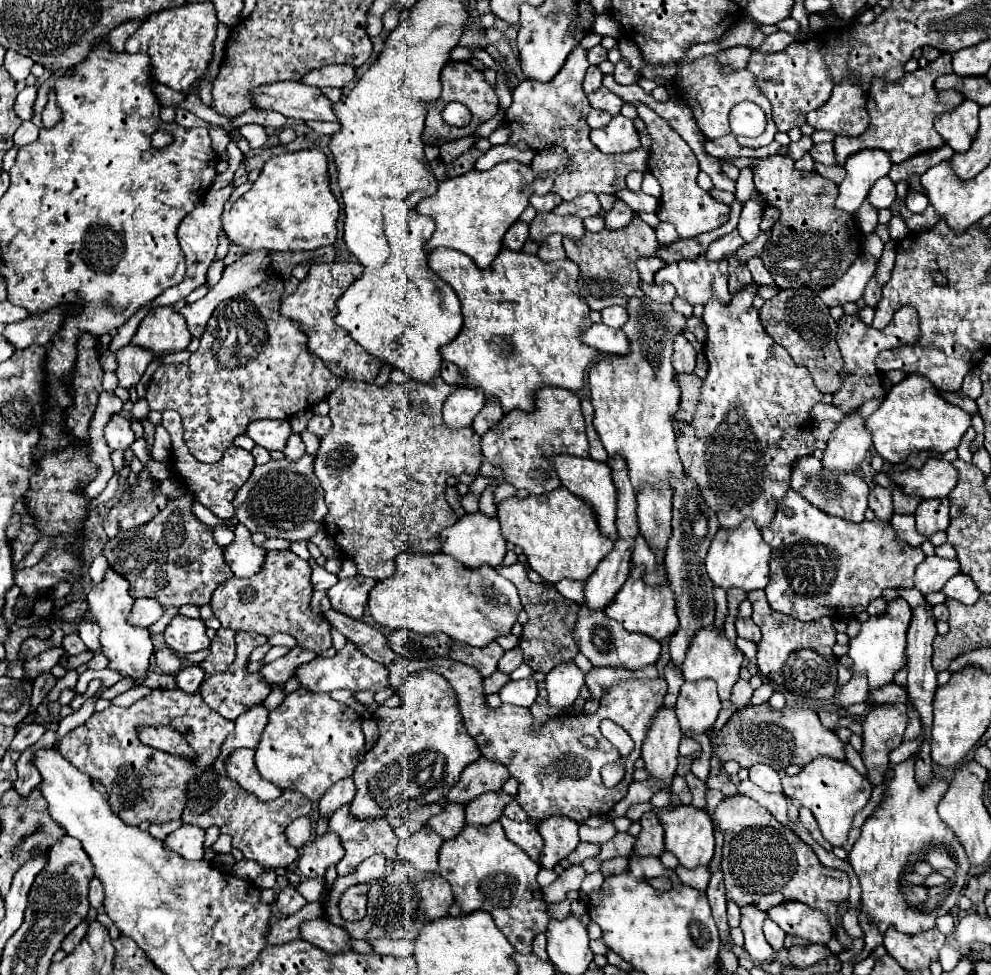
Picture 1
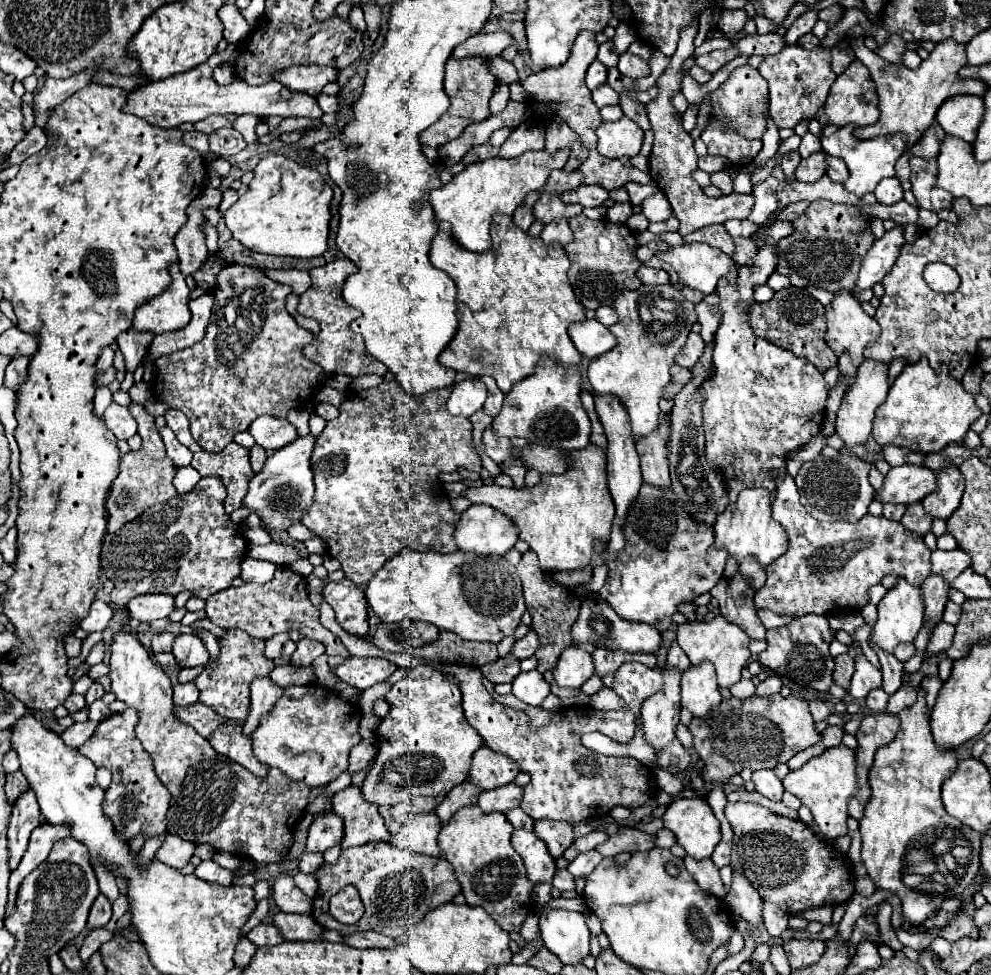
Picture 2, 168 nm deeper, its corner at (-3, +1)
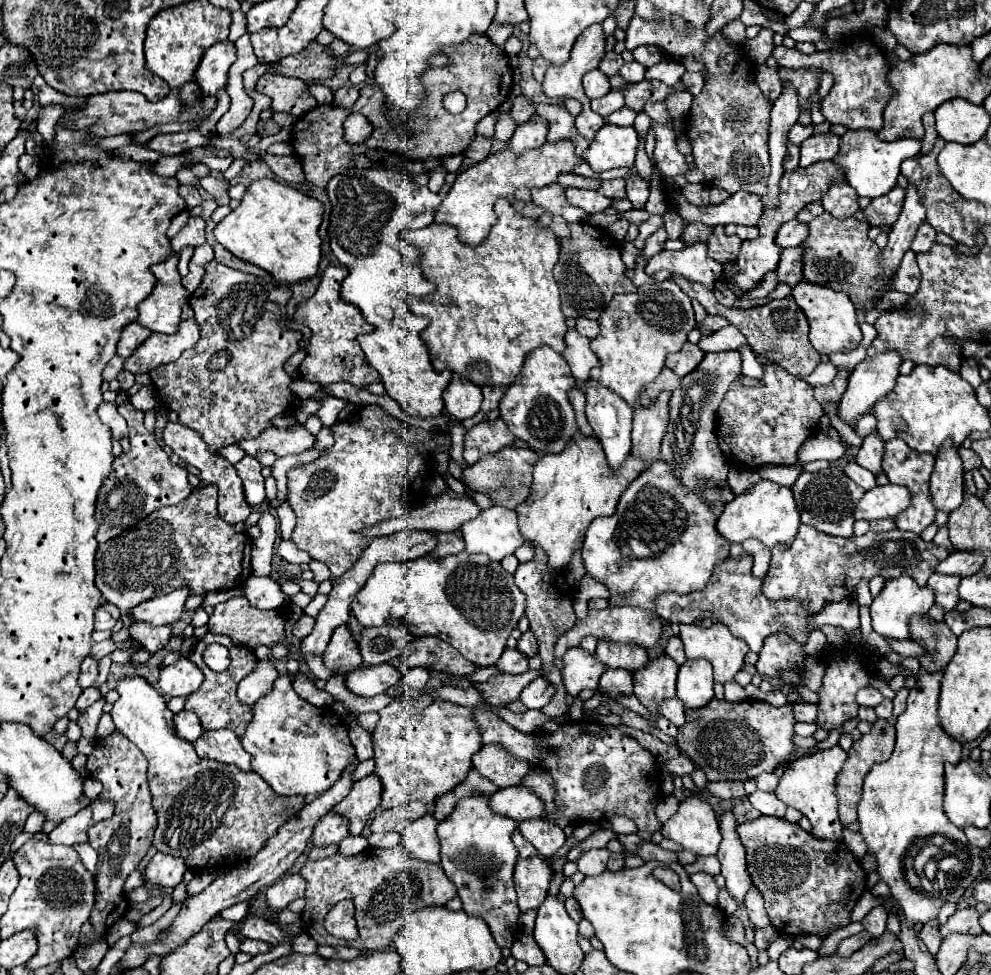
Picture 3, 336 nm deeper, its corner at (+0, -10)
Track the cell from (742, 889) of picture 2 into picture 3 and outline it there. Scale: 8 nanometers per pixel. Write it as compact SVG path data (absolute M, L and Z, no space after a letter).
M724 813L720 821L722 843L718 859L722 863L722 875L726 877L726 889L736 899L738 905L744 905L744 897L752 887L750 875L746 871L746 851L736 835L736 819L732 813Z

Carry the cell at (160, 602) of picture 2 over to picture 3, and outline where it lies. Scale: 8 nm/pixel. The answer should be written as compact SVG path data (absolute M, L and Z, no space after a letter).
M176 589L176 591L172 591L172 595L162 595L160 599L140 603L138 607L134 607L130 611L130 615L136 621L144 621L144 623L148 623L152 627L170 625L170 623L180 619L186 599L188 599L188 591Z

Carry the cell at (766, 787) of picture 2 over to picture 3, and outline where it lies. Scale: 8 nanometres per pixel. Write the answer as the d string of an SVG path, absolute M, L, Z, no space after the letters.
M756 789L752 795L748 795L748 801L762 813L762 815L770 815L770 817L784 817L786 813L786 805L770 791L760 791Z

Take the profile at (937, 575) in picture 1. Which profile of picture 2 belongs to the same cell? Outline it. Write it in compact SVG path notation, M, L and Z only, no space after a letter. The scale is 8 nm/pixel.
M937 548L931 554L931 564L933 564L933 570L931 570L933 574L943 574L947 582L953 582L965 568L971 566L971 558L961 548L955 548L951 552Z

